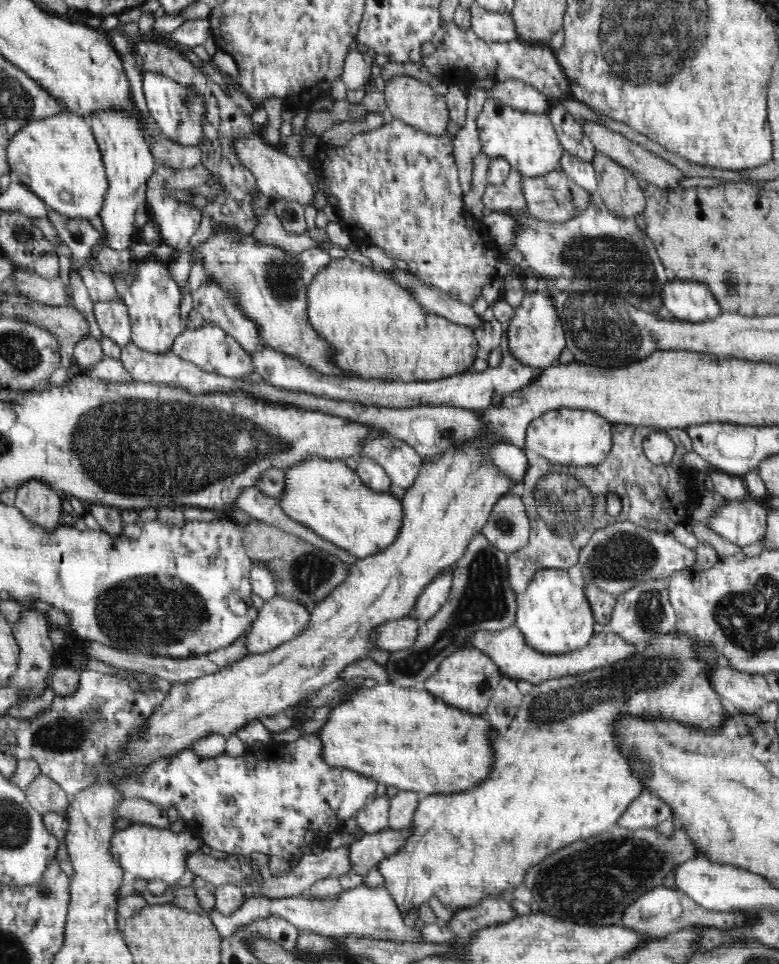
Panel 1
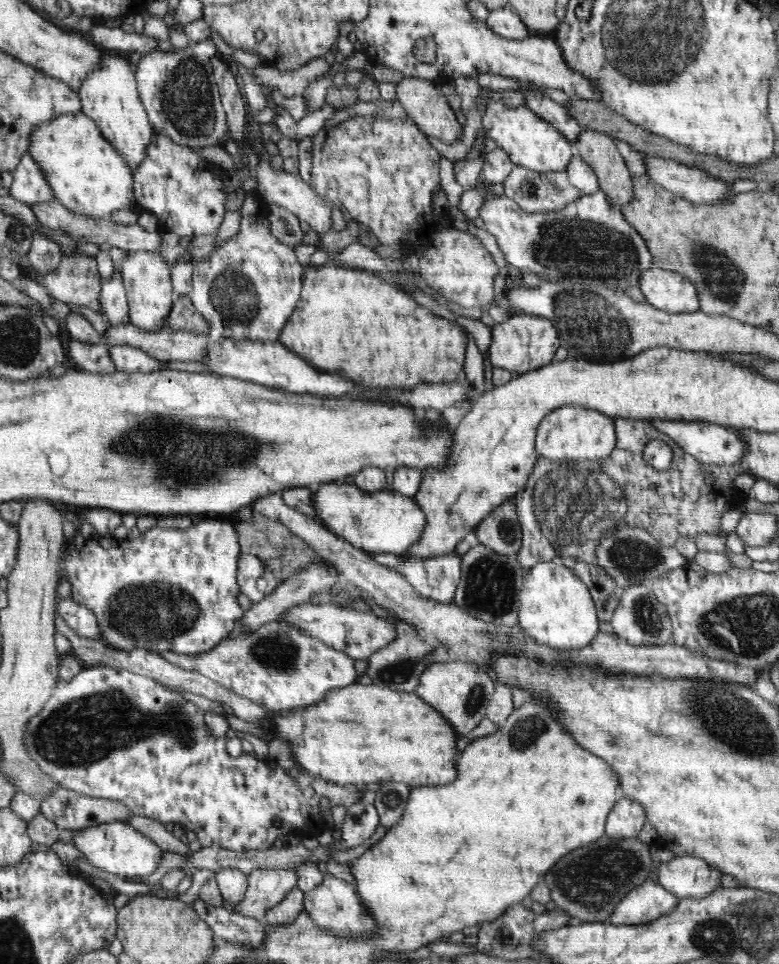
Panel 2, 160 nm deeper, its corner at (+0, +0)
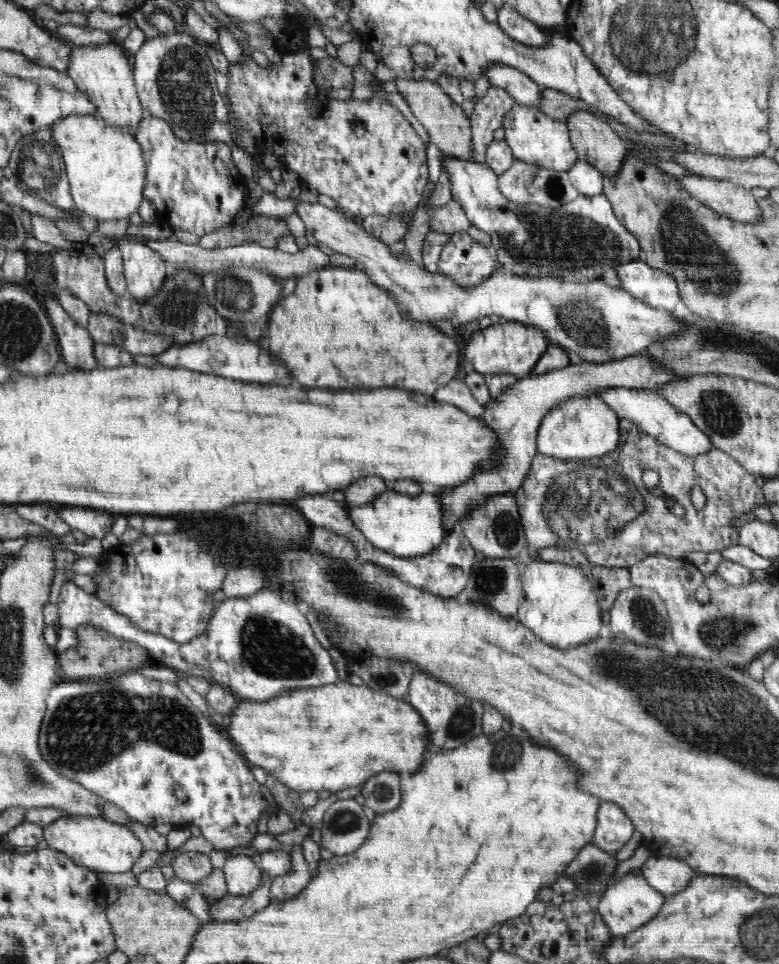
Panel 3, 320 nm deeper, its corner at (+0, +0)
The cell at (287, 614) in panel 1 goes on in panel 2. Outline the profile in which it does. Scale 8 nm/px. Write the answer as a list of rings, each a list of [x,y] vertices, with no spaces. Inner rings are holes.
[[[304,603],[294,608],[288,608],[284,614],[280,614],[276,621],[284,621],[292,627],[298,627],[310,636],[319,638],[330,648],[342,651],[353,659],[367,659],[378,649],[386,646],[397,637],[398,623],[388,619],[377,617],[368,610],[348,609],[348,607],[338,607],[334,604],[314,605]]]

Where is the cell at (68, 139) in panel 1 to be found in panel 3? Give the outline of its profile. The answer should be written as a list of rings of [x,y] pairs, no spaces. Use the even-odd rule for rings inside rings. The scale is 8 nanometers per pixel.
[[[70,115],[53,124],[52,137],[60,151],[76,209],[98,221],[122,220],[138,210],[144,200],[146,163],[134,135],[98,116]]]

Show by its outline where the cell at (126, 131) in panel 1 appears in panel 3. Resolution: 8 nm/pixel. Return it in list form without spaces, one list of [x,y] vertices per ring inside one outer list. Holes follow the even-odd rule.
[[[121,43],[72,45],[72,47],[66,73],[75,86],[96,105],[98,117],[135,136],[144,108],[138,97],[130,60],[122,49]]]

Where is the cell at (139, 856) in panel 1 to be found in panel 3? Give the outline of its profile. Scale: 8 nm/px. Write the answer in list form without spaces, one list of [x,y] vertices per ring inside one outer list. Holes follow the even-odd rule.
[[[66,815],[58,820],[54,819],[43,826],[43,837],[50,849],[66,854],[74,864],[95,873],[128,872],[144,852],[142,843],[128,826],[88,815]]]

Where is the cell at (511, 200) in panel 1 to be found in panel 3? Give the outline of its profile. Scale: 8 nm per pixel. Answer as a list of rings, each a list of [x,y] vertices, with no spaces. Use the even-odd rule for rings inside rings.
[[[454,199],[429,213],[429,230],[448,235],[466,235],[470,221]]]

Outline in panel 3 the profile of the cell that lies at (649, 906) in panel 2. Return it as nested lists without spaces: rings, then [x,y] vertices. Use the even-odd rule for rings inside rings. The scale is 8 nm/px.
[[[626,874],[605,890],[599,898],[597,912],[602,915],[603,922],[608,926],[612,936],[622,937],[623,934],[632,933],[653,920],[662,909],[665,897],[652,888],[643,875]]]

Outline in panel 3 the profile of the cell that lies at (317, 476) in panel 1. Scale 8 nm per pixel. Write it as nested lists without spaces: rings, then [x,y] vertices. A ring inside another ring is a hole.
[[[386,490],[373,502],[360,507],[348,507],[342,503],[356,528],[370,544],[378,550],[397,556],[398,558],[414,558],[426,556],[438,548],[445,539],[444,514],[441,498],[435,494],[418,494],[408,496],[394,490]]]

